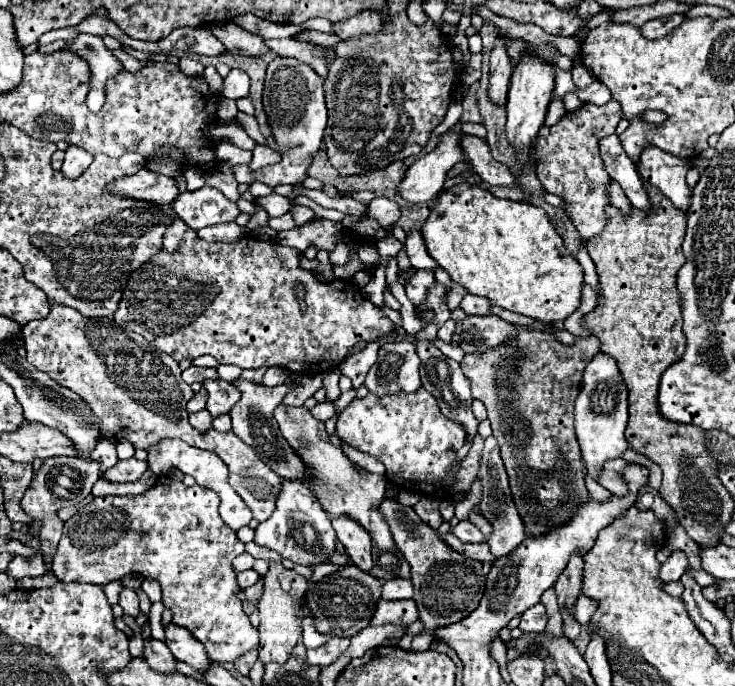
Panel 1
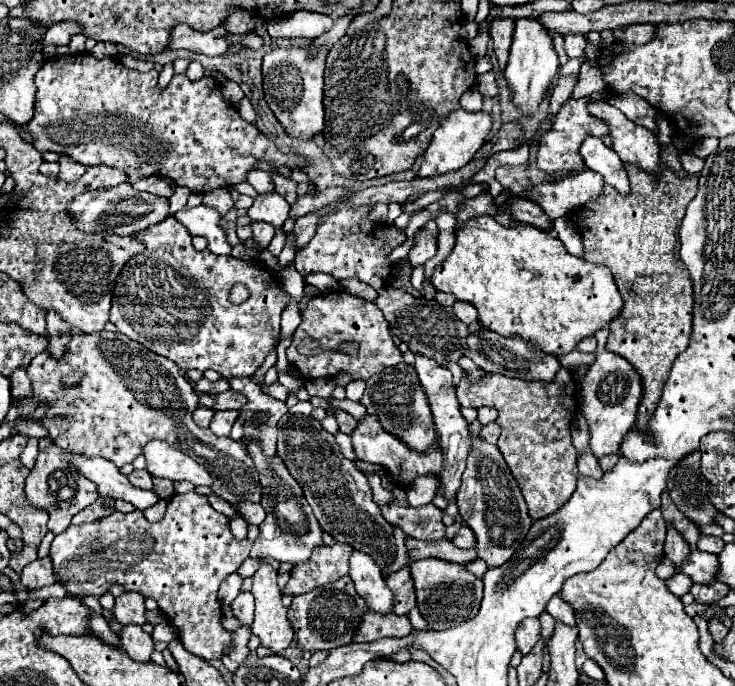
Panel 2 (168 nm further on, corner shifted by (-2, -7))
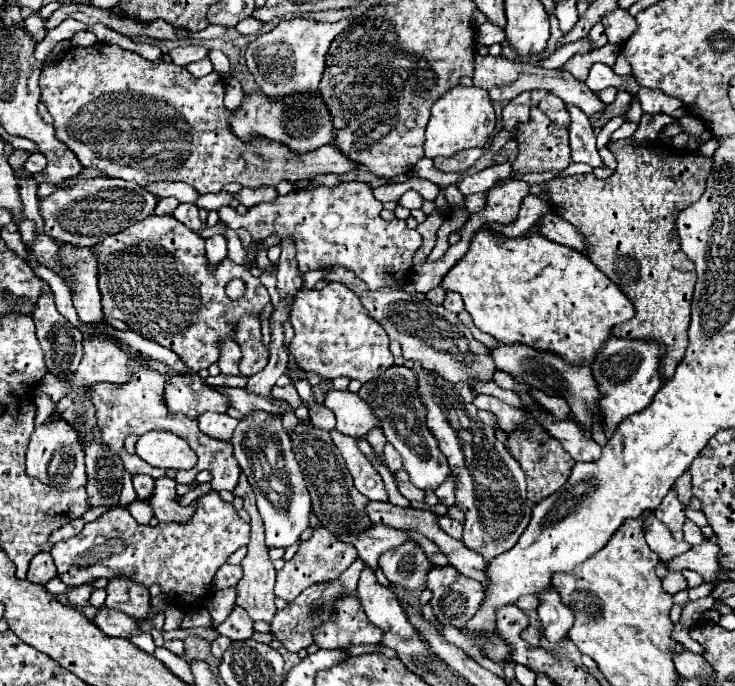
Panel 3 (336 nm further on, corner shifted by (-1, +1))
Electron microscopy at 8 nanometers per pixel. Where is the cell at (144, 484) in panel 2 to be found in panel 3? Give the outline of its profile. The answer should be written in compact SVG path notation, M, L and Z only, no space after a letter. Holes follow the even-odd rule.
M135 474L133 476L133 486L135 486L135 492L137 492L137 500L147 500L153 492L153 484L155 484L155 480L151 476Z

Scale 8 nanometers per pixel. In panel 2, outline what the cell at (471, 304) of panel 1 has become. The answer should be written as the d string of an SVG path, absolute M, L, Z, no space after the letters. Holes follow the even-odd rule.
M456 302L456 304L452 306L452 310L454 310L454 314L458 316L458 320L462 320L466 326L470 326L472 322L478 320L478 312L476 312L468 302Z

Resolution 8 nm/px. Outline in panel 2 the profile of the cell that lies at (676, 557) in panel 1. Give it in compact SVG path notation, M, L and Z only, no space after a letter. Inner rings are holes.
M668 524L668 532L666 532L666 548L664 554L666 558L670 558L676 566L680 566L686 560L686 554L690 552L688 542Z

